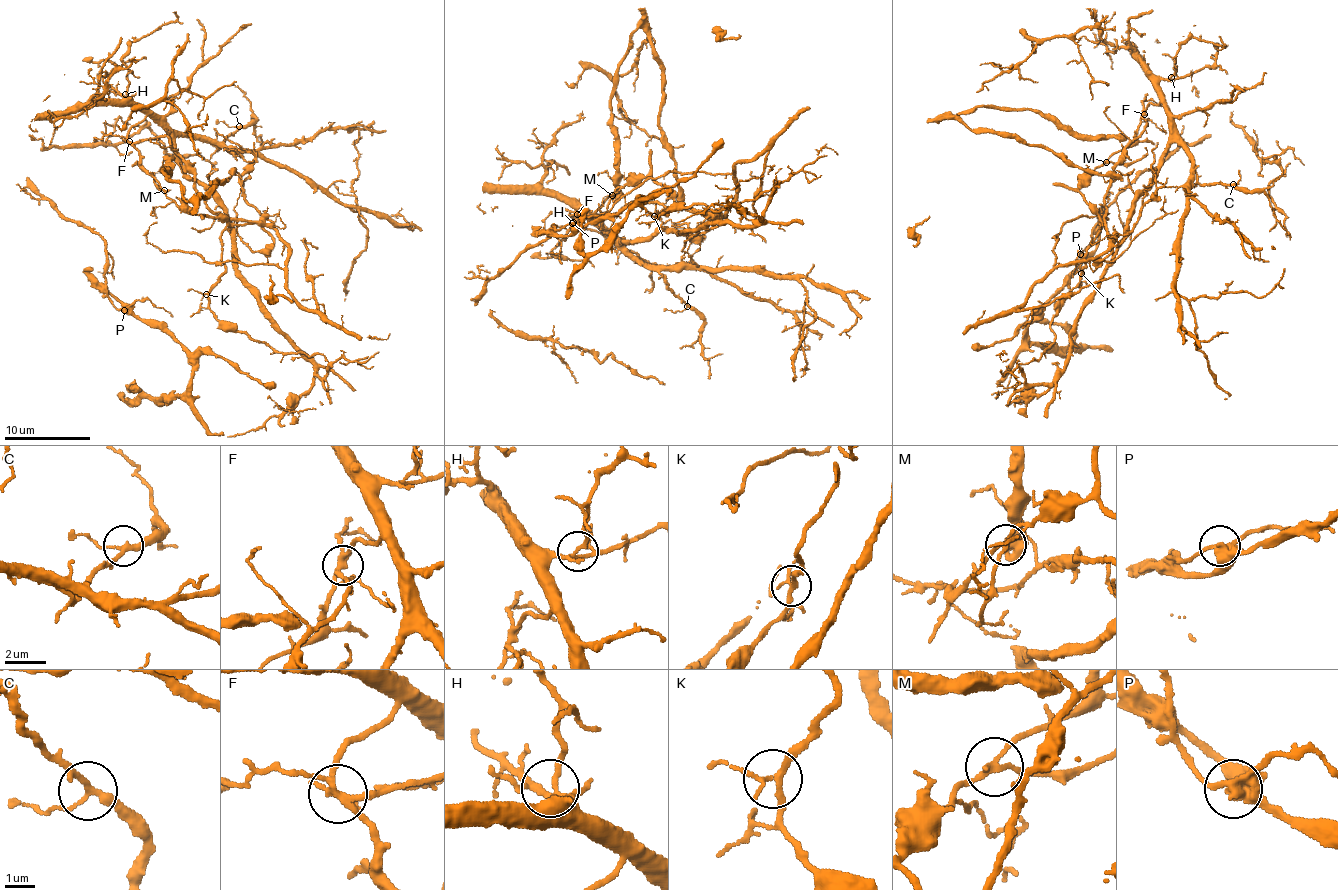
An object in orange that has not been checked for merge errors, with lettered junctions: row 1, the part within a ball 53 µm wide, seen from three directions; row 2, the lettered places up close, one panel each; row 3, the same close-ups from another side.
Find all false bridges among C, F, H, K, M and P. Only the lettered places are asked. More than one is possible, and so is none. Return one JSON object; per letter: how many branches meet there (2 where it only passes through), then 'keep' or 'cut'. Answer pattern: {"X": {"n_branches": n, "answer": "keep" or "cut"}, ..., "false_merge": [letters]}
{"C": {"n_branches": 3, "answer": "keep"}, "F": {"n_branches": 5, "answer": "cut"}, "H": {"n_branches": 4, "answer": "keep"}, "K": {"n_branches": 3, "answer": "keep"}, "M": {"n_branches": 3, "answer": "cut"}, "P": {"n_branches": 5, "answer": "cut"}, "false_merge": ["F", "M", "P"]}

